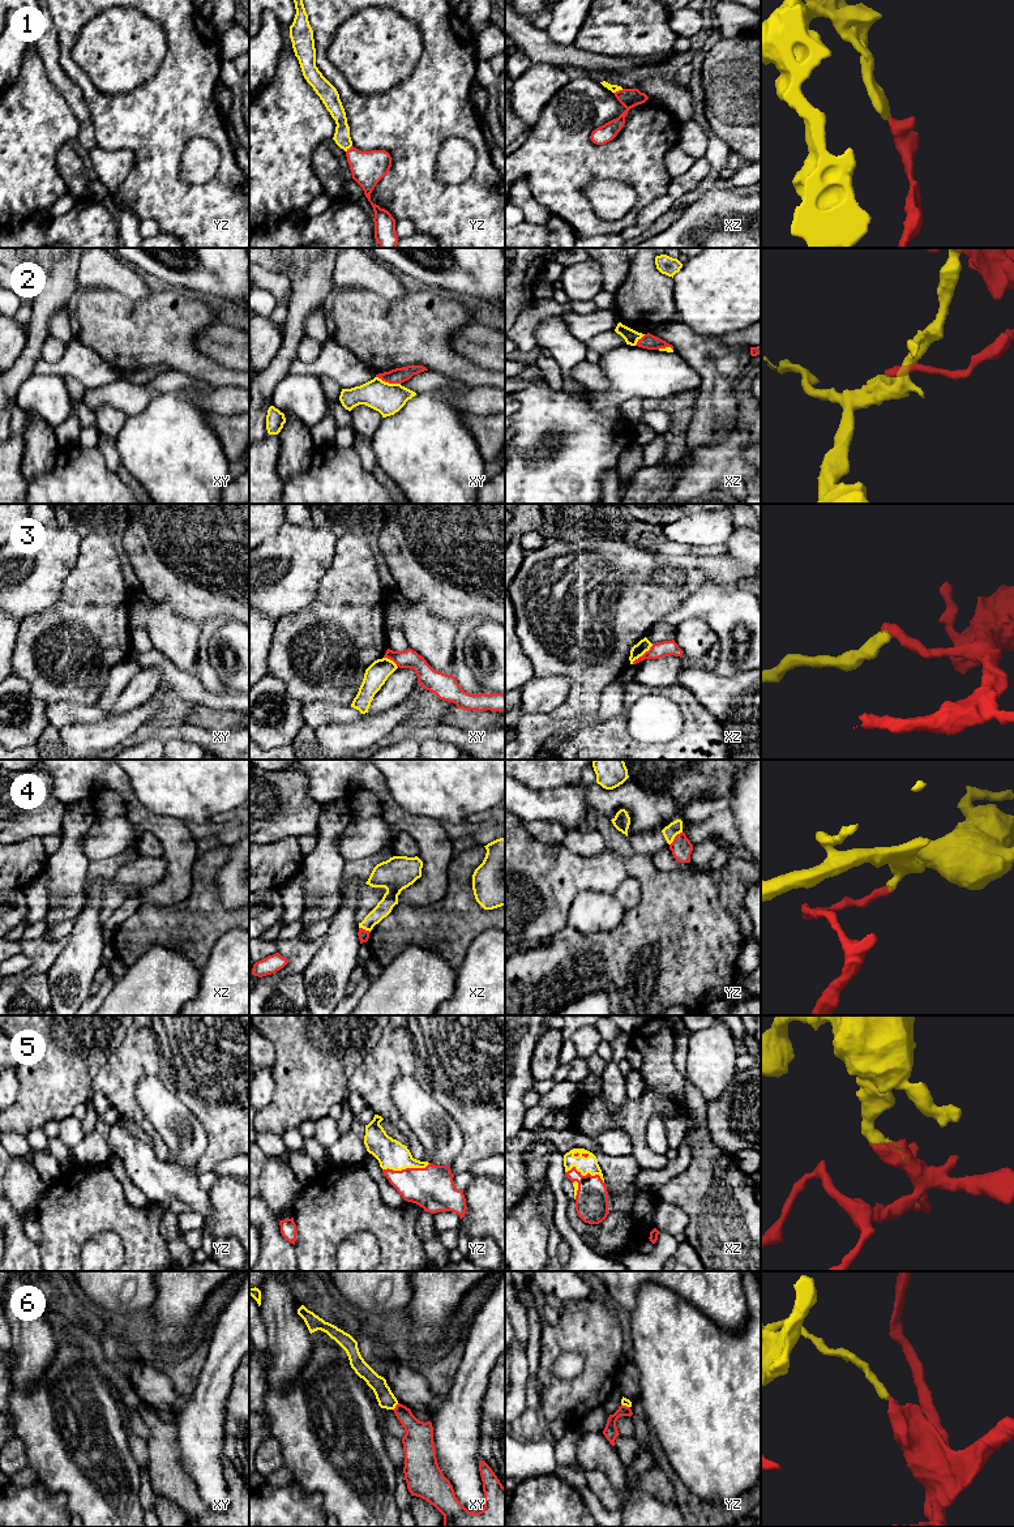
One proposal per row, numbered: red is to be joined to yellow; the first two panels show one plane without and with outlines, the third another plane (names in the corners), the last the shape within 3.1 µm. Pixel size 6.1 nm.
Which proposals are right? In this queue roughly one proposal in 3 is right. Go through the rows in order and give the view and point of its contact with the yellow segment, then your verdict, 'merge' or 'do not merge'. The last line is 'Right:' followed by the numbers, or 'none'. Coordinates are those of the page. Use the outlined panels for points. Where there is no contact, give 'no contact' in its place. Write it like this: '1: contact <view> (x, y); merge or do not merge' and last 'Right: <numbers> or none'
1: contact xz (617, 90); do not merge
2: contact xy (388, 383); do not merge
3: contact xz (642, 654); do not merge
4: contact yz (674, 838); do not merge
5: contact yz (406, 1167); merge
6: contact xy (394, 1407); do not merge
Right: 5

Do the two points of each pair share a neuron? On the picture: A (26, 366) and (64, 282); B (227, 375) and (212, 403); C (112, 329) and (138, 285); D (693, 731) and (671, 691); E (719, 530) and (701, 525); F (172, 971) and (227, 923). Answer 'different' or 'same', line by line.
A: same
B: different
C: different
D: same
E: same
F: different

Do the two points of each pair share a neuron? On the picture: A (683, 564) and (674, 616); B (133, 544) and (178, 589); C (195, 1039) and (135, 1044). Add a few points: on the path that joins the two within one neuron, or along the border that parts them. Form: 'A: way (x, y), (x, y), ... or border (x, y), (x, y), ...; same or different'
A: border (698, 587), (657, 621); different
B: way (142, 555), (166, 577); same
C: way (180, 1039), (165, 1039), (155, 1044), (149, 1044); same

